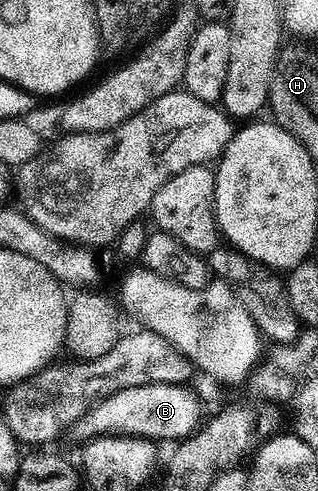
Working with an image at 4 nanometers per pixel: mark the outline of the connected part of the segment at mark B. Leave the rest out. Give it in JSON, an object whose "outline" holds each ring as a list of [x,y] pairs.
{"outline":[[[153,383],[129,387],[97,402],[88,413],[73,425],[73,432],[86,443],[96,437],[118,435],[121,437],[147,437],[156,443],[178,443],[191,436],[201,424],[199,401],[187,390],[186,384],[166,385]]]}

